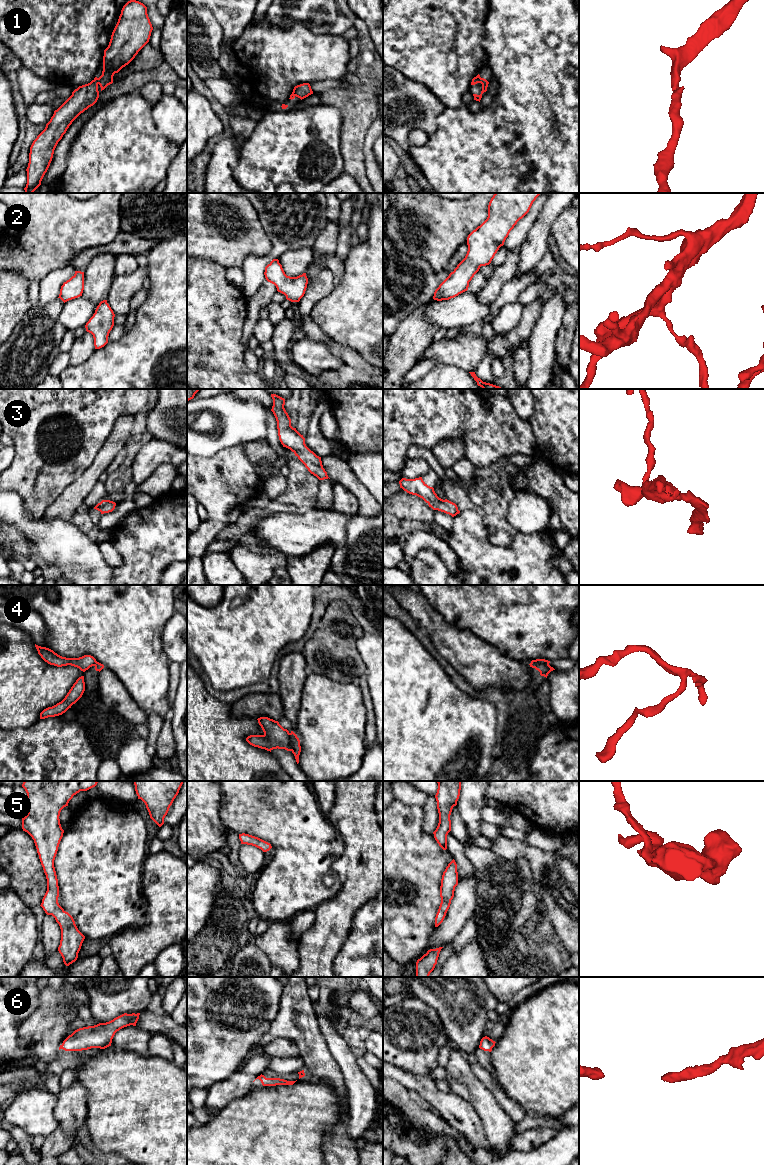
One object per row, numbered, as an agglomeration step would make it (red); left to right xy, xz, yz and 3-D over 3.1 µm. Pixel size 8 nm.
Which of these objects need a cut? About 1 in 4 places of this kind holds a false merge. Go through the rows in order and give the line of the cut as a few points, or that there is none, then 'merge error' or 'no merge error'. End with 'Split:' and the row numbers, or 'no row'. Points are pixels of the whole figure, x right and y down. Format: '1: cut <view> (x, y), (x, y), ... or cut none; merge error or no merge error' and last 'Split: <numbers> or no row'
1: cut none; no merge error
2: cut none; no merge error
3: cut none; no merge error
4: cut xz (289, 733), (291, 750); merge error
5: cut none; no merge error
6: cut none; no merge error
Split: 4

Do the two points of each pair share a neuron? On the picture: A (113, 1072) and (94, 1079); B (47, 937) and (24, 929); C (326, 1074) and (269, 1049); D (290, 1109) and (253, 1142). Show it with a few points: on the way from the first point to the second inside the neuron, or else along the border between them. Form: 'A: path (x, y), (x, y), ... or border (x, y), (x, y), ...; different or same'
A: path (108, 1076), (99, 1076); same
B: border (40, 920), (38, 931); different
C: border (282, 1038), (288, 1038), (297, 1047), (299, 1055); different
D: path (281, 1118), (262, 1137); same

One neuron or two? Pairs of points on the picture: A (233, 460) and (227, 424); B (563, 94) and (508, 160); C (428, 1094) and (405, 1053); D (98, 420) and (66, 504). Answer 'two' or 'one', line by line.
A: two
B: one
C: two
D: two

